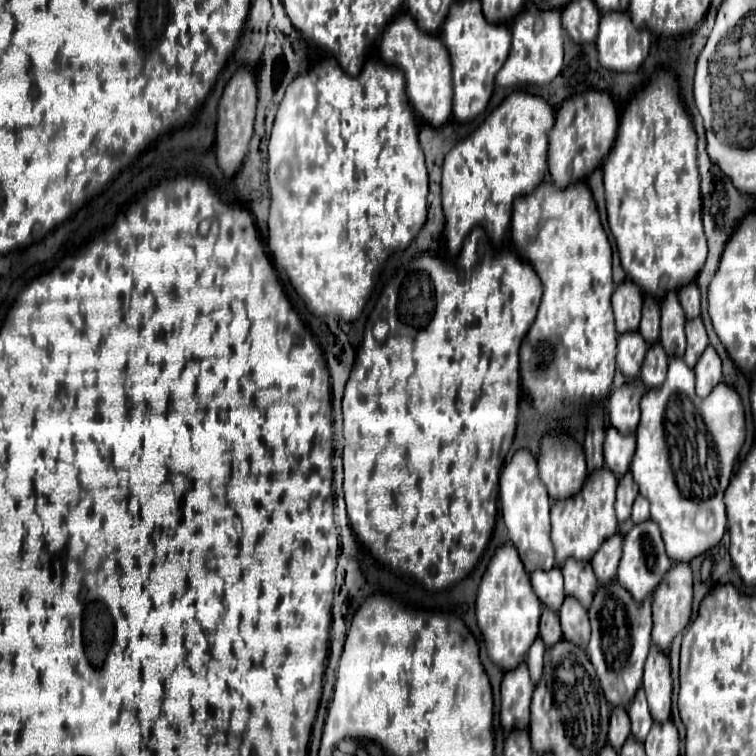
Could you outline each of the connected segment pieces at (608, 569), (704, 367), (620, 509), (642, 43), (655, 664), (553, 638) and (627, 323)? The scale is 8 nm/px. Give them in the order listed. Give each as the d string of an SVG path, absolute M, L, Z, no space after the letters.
M617 533L617 535L613 535L613 539L607 539L599 547L597 555L593 555L591 567L595 571L595 577L597 577L599 585L605 585L605 583L615 579L617 563L621 559L621 543L623 543L623 535Z
M711 345L705 349L705 353L701 355L701 359L695 367L695 379L697 379L699 397L709 395L713 391L713 387L721 383L721 359Z
M627 473L625 477L619 479L619 487L617 487L617 501L615 501L615 509L617 509L617 519L621 525L631 525L627 523L631 519L631 507L633 501L637 497L637 485L631 477L631 473Z
M627 13L621 15L601 15L599 23L599 37L595 41L597 53L599 53L599 63L601 67L617 73L635 73L645 57L649 55L649 45L651 45L651 35L649 31L637 31L633 27L633 21L629 19Z
M651 647L651 651L649 651L649 657L645 663L643 689L647 695L647 703L649 703L653 721L657 721L657 723L667 721L671 717L673 681L671 681L669 659L663 651L657 651L657 647Z
M543 611L541 615L541 631L539 631L545 647L553 647L553 643L559 643L563 639L561 627L559 627L559 615L553 611Z
M625 281L619 285L613 293L613 311L615 311L615 325L617 333L631 333L639 331L639 321L641 321L641 305L643 305L643 295L639 287L633 287L633 283Z

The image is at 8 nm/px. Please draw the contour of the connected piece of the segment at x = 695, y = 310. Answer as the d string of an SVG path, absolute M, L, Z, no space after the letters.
M689 283L689 287L681 287L681 291L677 295L679 295L679 301L681 301L681 307L685 311L687 321L699 317L699 291L697 291L697 285Z

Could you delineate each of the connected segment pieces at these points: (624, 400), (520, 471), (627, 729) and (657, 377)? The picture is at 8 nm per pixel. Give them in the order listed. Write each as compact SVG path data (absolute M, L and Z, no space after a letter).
M635 381L635 383L625 383L619 391L615 391L609 397L607 409L611 413L611 425L619 433L623 433L623 435L635 433L635 429L639 425L639 415L641 415L639 403L641 403L643 393L645 393L643 383Z
M519 449L505 465L499 479L499 499L509 539L517 547L525 571L533 573L537 569L553 569L553 545L549 543L549 495L537 473L537 459L527 449Z
M615 707L611 711L611 723L609 723L609 745L619 751L625 743L625 739L631 733L631 723L629 723L629 715L623 707Z
M659 343L651 345L645 355L645 363L643 363L643 371L641 371L641 381L645 383L647 389L663 385L665 375L667 375L667 365L669 365L669 359L667 359L663 347Z

